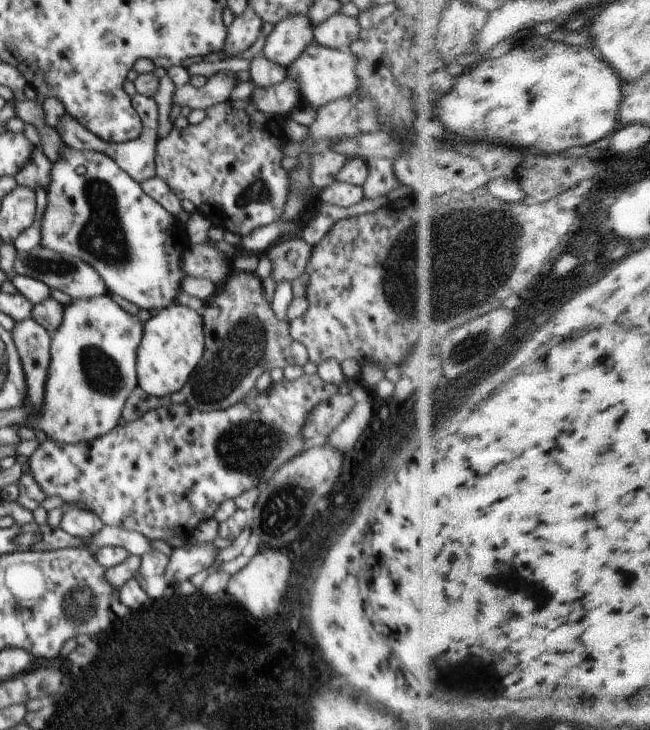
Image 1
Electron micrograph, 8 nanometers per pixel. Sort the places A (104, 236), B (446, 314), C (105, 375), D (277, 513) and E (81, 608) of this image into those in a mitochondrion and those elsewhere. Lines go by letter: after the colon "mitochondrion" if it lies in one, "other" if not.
A: mitochondrion
B: mitochondrion
C: mitochondrion
D: mitochondrion
E: mitochondrion

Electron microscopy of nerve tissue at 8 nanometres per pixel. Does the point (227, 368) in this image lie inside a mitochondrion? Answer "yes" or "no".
yes

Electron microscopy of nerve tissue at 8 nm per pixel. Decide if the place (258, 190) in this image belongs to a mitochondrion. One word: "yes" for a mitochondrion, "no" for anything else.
yes

